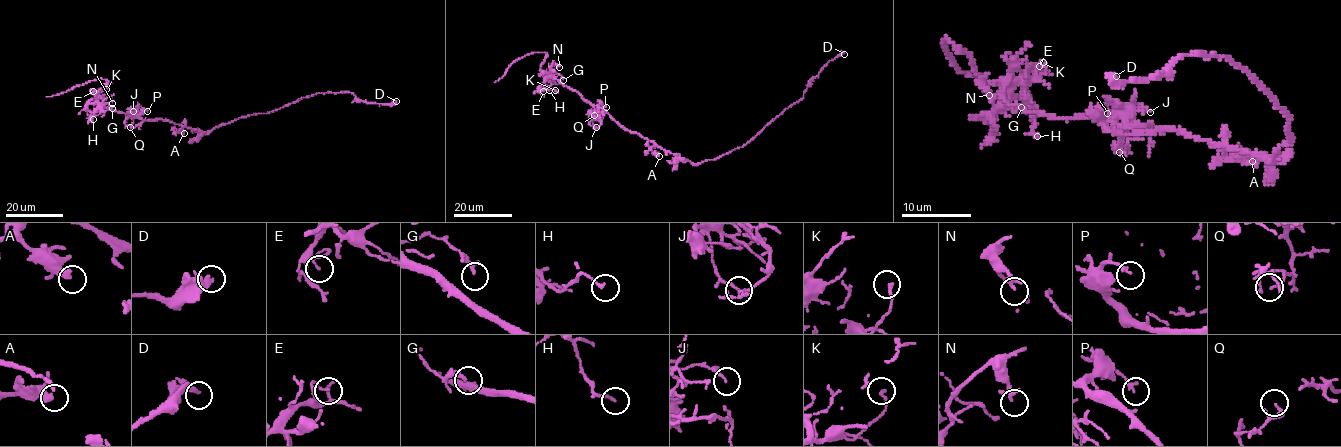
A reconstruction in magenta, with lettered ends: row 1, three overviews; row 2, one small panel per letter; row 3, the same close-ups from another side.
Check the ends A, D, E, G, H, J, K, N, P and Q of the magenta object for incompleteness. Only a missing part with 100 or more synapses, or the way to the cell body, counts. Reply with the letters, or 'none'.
none

